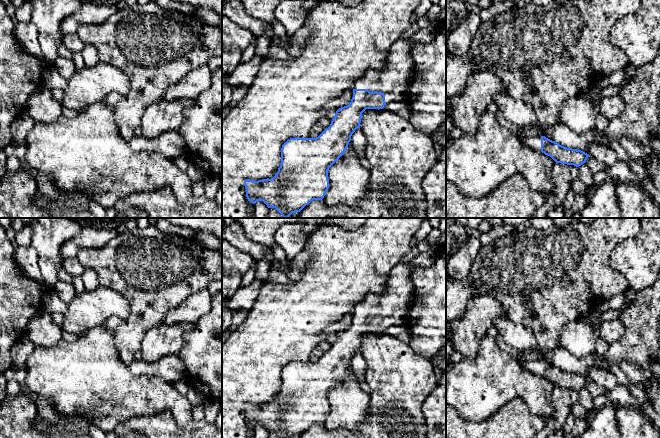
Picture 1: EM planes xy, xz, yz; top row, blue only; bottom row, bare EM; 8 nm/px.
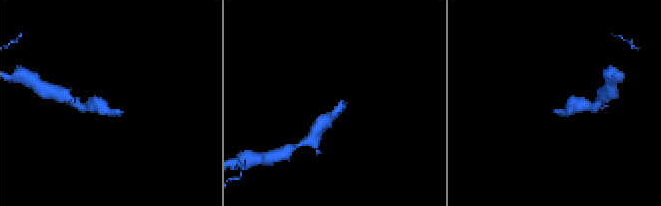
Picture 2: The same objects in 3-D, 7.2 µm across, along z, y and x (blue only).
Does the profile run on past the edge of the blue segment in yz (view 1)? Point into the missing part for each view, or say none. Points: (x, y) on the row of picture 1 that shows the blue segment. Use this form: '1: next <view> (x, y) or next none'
1: next yz (534, 142)

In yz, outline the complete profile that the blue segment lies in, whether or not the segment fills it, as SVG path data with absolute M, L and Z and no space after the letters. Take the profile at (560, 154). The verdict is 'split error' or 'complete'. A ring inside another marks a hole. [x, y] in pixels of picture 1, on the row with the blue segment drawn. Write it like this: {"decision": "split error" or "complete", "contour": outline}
{"decision": "split error", "contour": "M519 136L521 142L535 151L541 151L550 156L556 163L574 165L576 167L584 164L589 155L581 150L567 148L552 141L545 136Z"}

